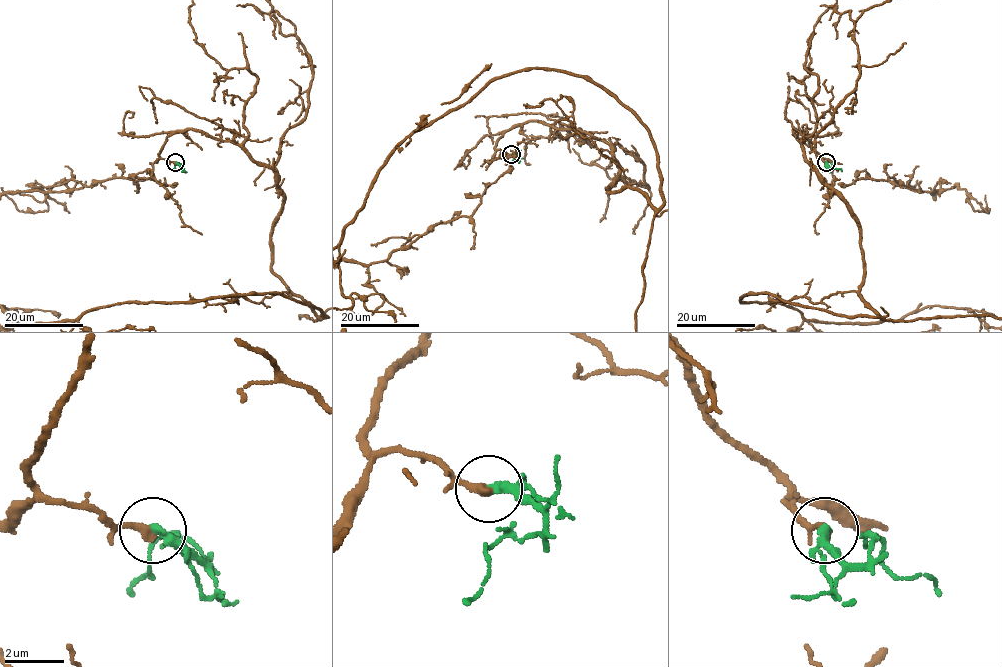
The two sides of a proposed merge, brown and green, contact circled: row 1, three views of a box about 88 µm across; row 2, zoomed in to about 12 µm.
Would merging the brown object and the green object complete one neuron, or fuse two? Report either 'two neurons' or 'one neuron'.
one neuron

